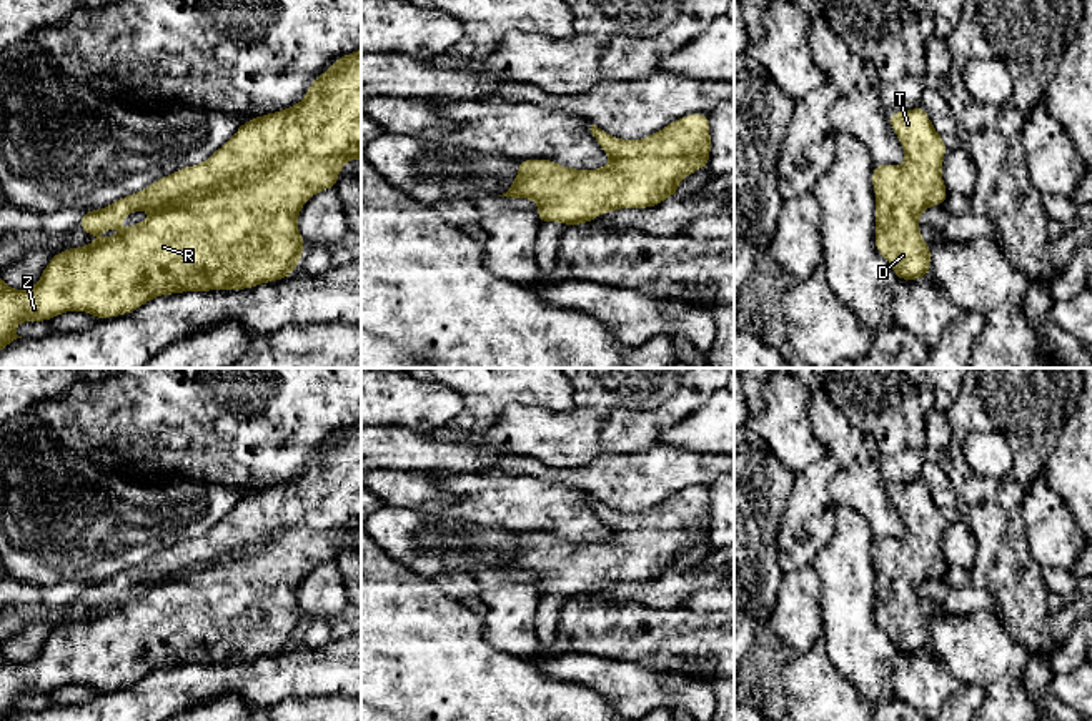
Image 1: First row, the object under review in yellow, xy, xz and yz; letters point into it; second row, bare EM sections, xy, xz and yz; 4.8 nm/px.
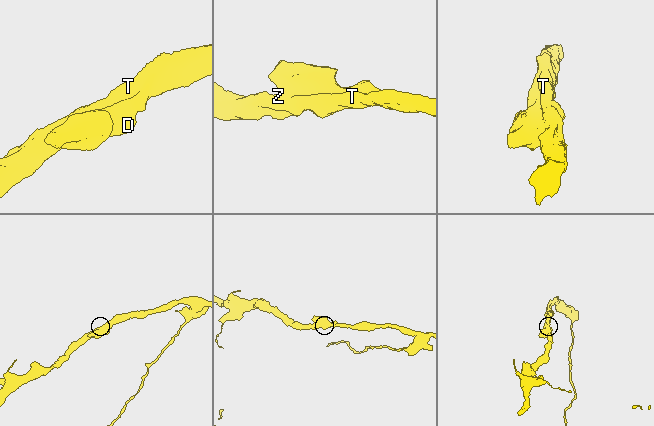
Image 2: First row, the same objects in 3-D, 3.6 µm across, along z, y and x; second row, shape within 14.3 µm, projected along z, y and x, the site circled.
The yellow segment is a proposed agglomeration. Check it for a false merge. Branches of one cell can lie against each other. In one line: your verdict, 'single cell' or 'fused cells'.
single cell

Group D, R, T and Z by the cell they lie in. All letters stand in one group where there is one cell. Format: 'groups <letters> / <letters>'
groups D R T Z

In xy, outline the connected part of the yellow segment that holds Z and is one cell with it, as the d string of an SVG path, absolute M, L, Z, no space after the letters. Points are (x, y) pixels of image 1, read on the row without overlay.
M361 421L340 430L331 440L325 443L306 463L305 471L285 483L266 486L263 490L255 490L245 495L236 506L220 520L206 535L185 540L181 543L173 544L168 549L161 549L145 563L138 566L132 566L123 569L107 581L85 584L78 599L88 606L97 608L107 601L115 601L122 596L123 589L136 584L136 583L153 583L155 586L148 589L143 596L125 599L115 611L95 613L88 619L67 621L48 634L45 639L40 654L30 661L17 664L10 661L0 649L0 721L8 719L13 713L22 711L15 706L15 699L20 694L48 694L50 691L62 688L65 684L80 683L102 691L112 691L118 688L132 686L133 683L143 679L148 673L156 671L160 668L173 668L183 664L211 664L211 663L245 663L253 661L261 656L278 654L281 651L288 651L298 638L306 618L298 604L298 588L301 579L318 564L326 561L336 561L338 544L350 533L361 531Z

